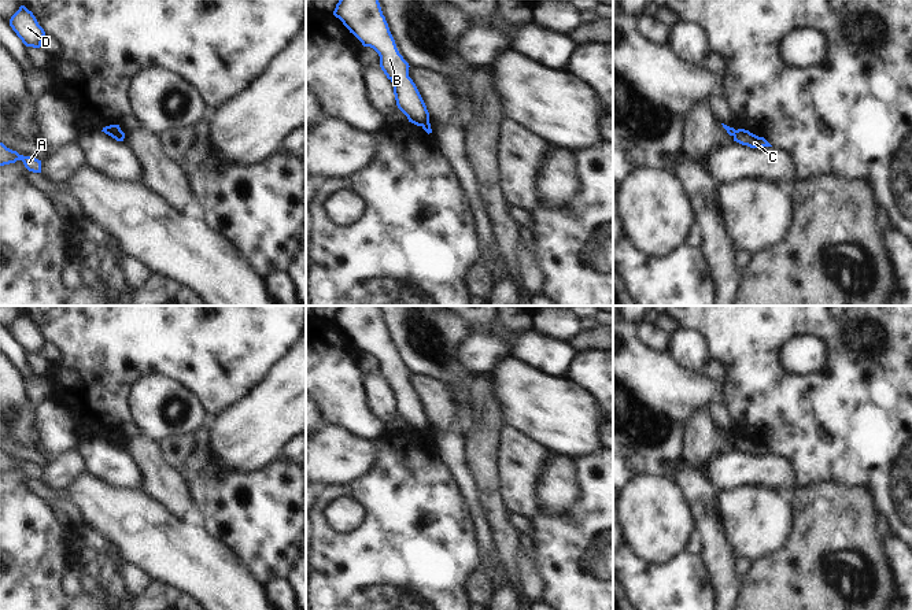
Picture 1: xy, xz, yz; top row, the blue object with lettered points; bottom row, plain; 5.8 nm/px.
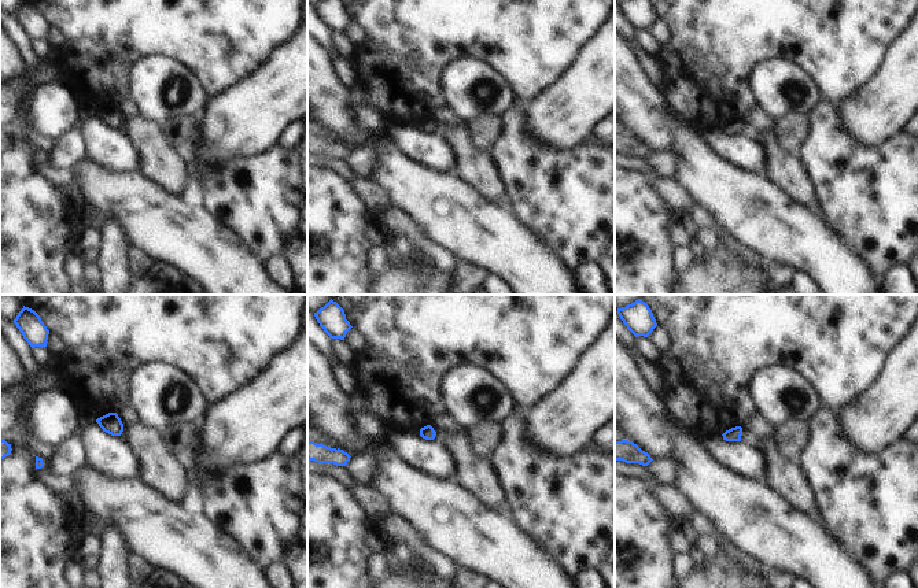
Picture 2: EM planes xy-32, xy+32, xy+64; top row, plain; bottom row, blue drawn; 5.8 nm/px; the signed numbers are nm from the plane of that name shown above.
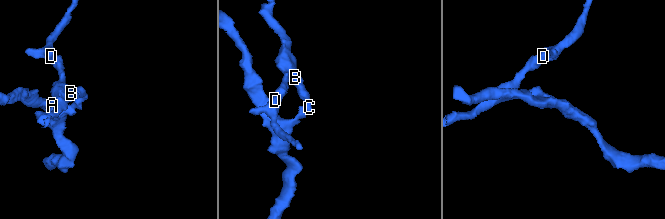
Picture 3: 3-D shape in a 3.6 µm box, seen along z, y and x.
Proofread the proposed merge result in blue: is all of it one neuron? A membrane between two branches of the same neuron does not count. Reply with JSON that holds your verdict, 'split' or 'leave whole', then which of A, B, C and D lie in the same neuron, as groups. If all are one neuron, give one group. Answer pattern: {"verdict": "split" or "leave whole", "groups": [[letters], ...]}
{"verdict": "split", "groups": [["A", "C"], ["B", "D"]]}

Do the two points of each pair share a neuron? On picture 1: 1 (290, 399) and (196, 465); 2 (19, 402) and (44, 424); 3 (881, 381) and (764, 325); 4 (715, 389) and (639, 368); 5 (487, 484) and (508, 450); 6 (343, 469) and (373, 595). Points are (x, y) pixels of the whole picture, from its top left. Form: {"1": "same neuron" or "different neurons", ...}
{"1": "different neurons", "2": "different neurons", "3": "same neuron", "4": "same neuron", "5": "different neurons", "6": "different neurons"}

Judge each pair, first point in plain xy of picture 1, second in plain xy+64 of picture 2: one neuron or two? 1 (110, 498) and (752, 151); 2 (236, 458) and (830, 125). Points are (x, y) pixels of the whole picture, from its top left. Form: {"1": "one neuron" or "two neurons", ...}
{"1": "two neurons", "2": "two neurons"}

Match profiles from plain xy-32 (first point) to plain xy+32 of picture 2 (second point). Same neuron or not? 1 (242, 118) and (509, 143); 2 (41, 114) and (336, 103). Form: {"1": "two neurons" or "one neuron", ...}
{"1": "two neurons", "2": "two neurons"}

